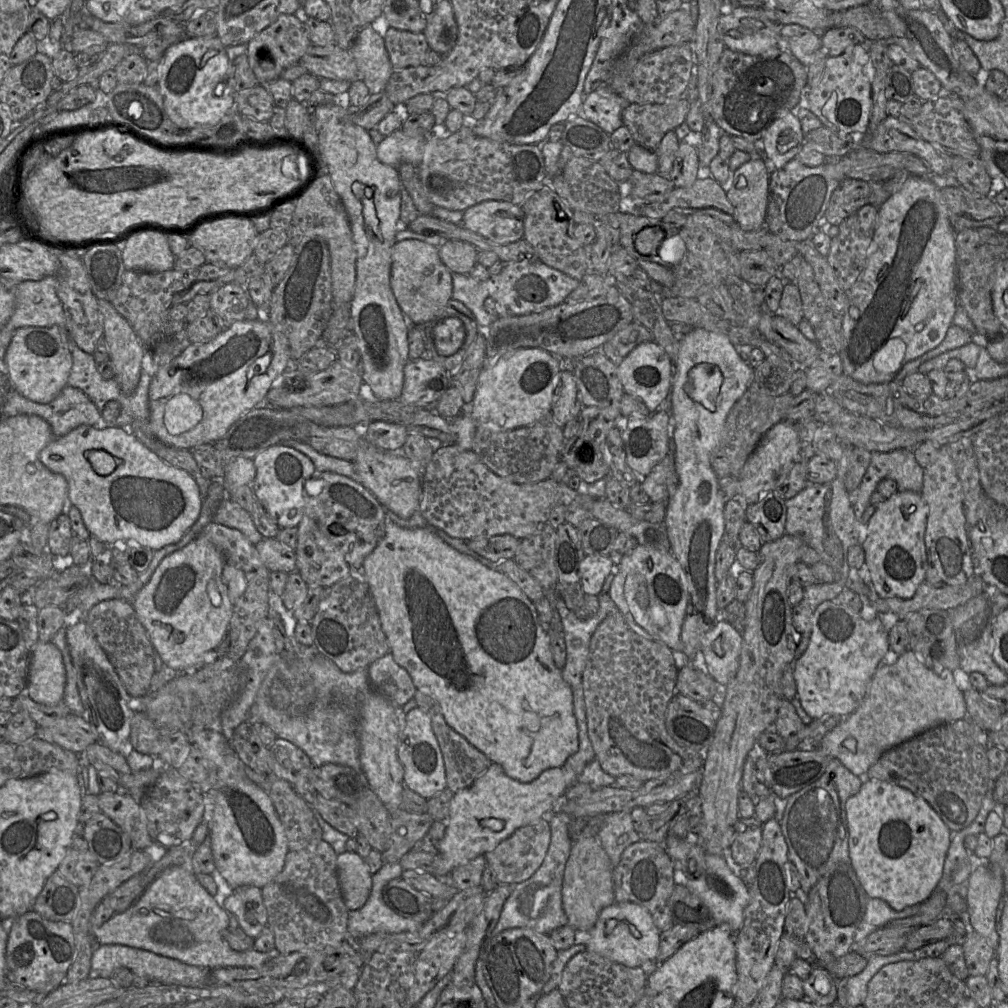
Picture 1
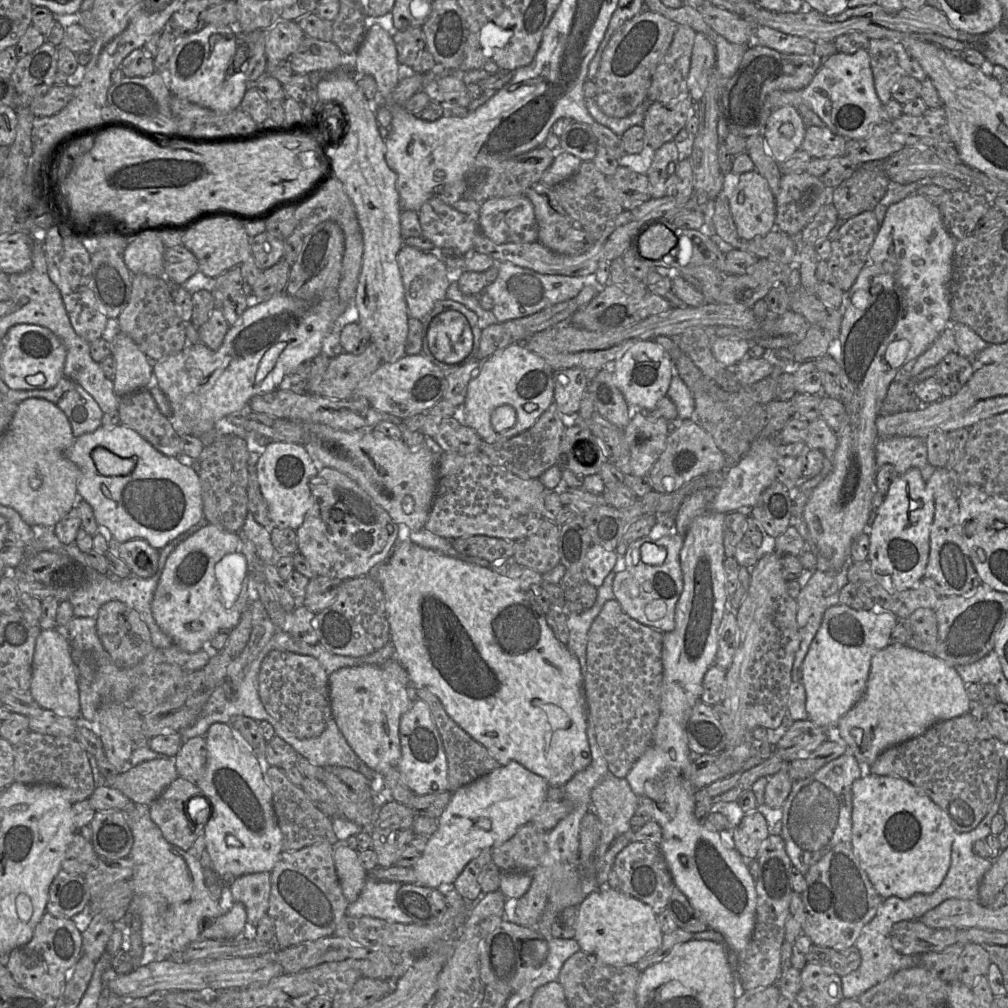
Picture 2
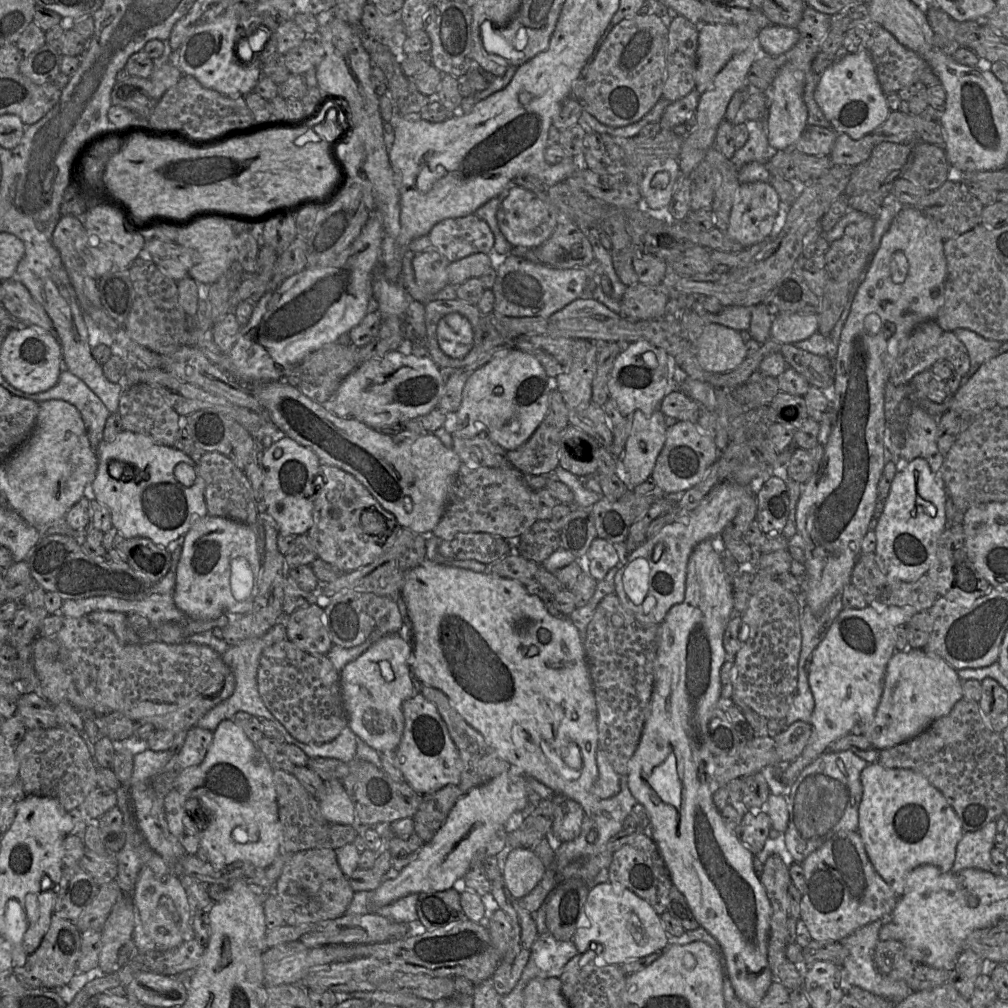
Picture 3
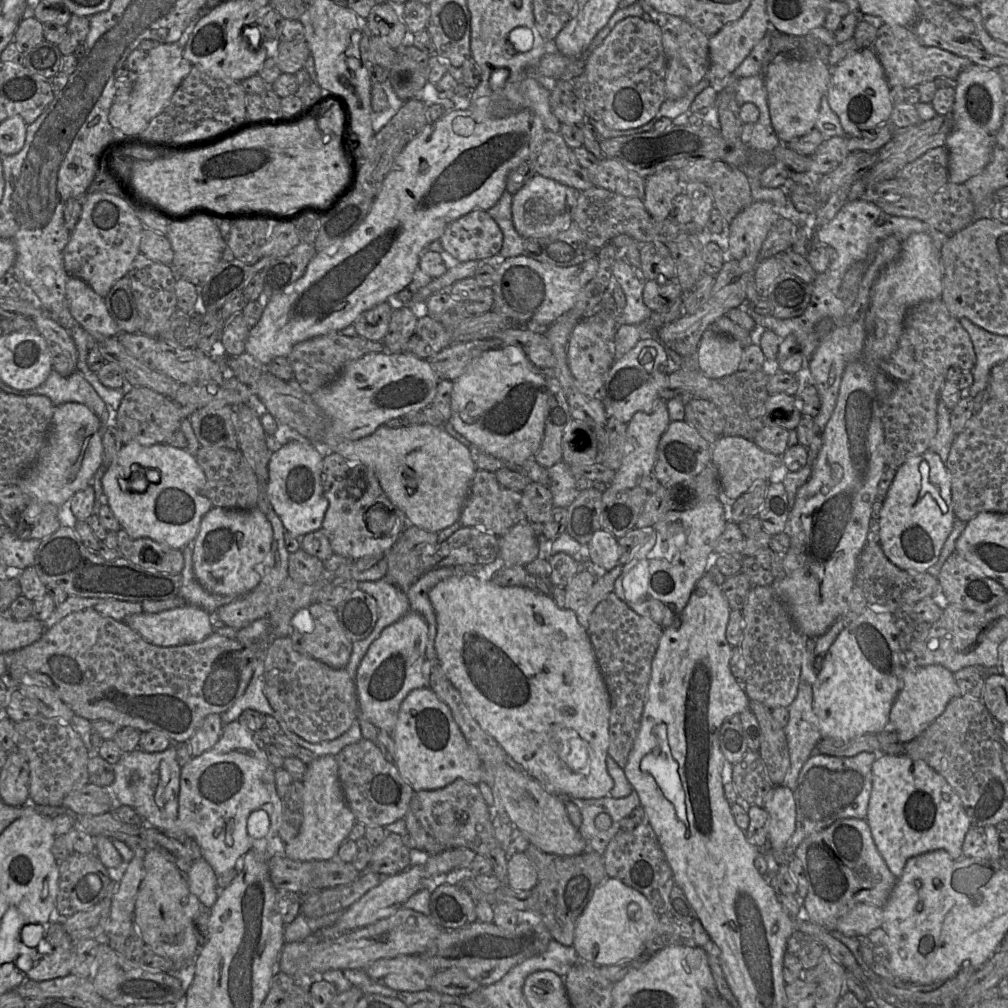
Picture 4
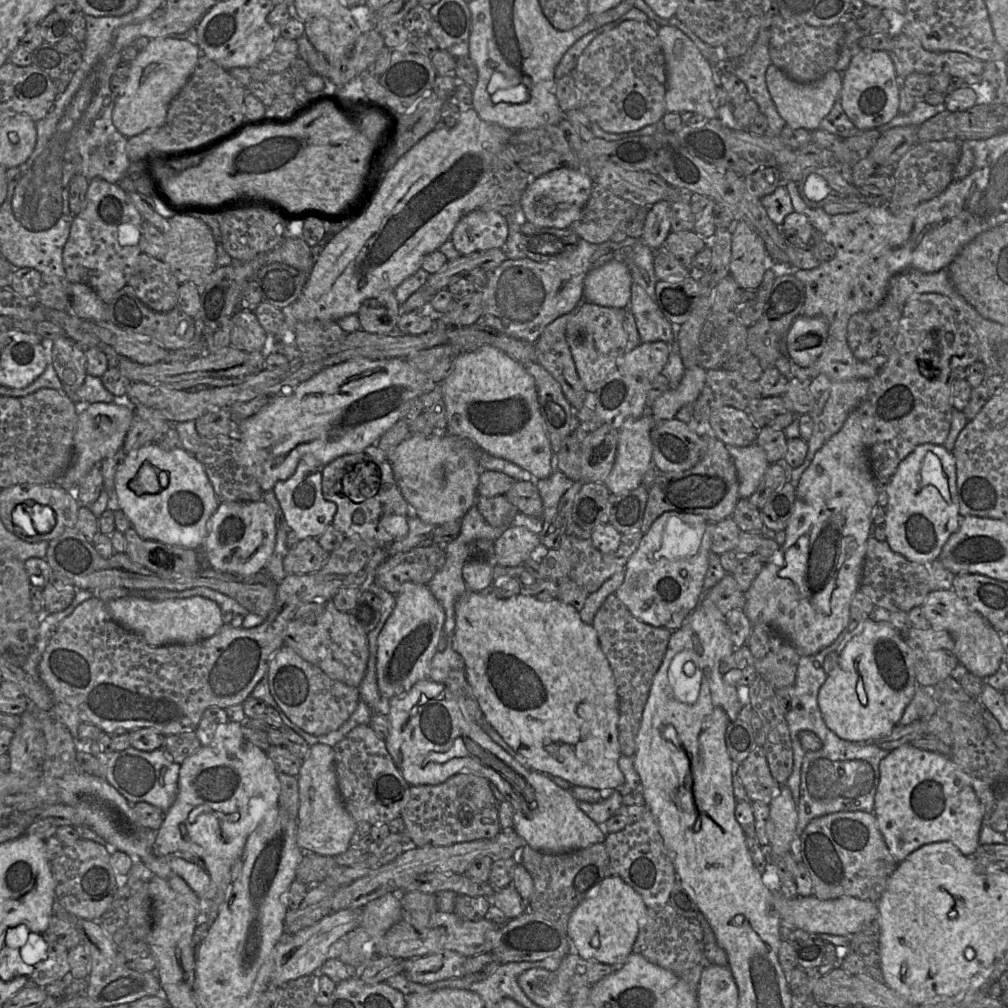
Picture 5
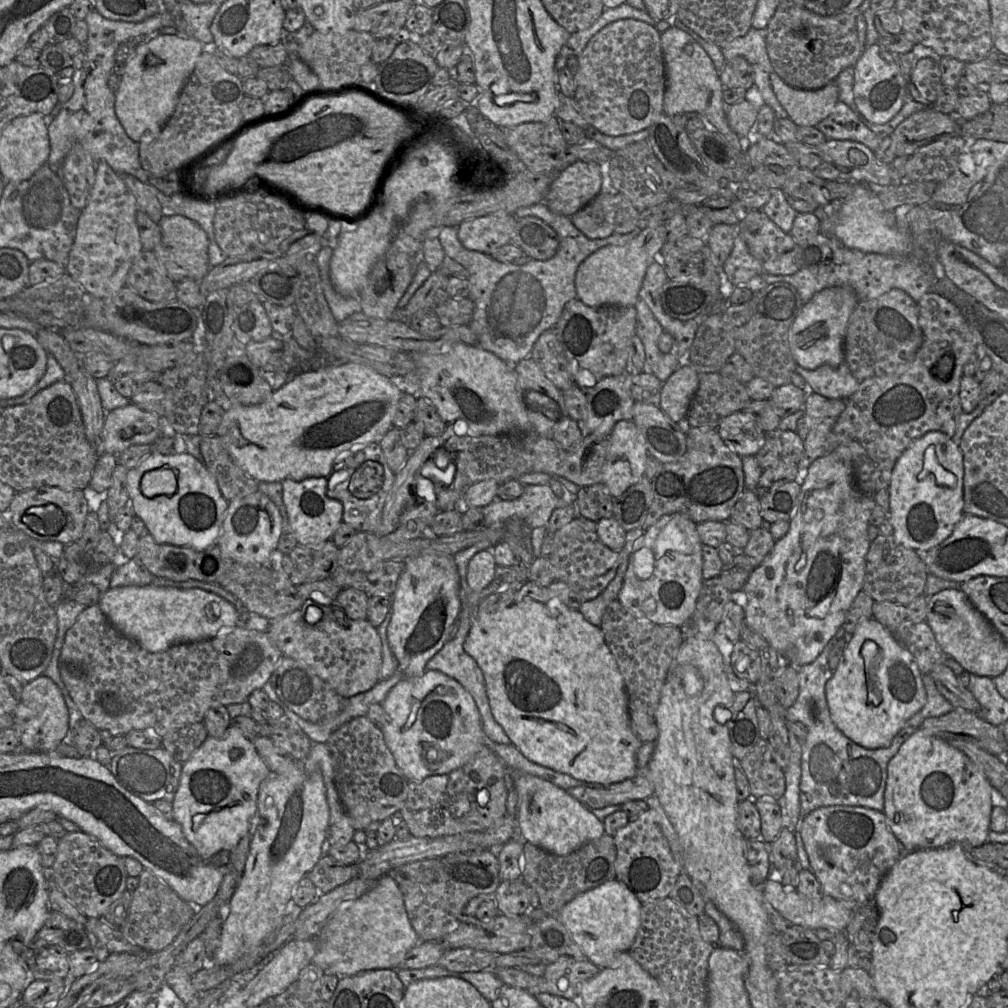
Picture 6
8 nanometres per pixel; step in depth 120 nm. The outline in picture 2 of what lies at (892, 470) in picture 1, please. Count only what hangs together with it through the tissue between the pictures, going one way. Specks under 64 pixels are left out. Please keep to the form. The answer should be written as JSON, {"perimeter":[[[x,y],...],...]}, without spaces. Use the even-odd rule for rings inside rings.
{"perimeter":[[[891,437],[877,441],[875,462],[878,468],[885,464],[895,467],[898,475],[905,474],[911,468],[917,468],[927,482],[936,467],[927,459],[927,446],[922,437]]]}

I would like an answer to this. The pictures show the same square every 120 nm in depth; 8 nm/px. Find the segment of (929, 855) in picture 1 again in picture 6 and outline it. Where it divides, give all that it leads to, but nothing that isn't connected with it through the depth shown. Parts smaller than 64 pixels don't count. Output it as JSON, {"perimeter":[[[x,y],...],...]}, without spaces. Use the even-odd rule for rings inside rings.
{"perimeter":[[[920,728],[899,748],[887,765],[883,813],[888,826],[905,852],[941,848],[952,843],[978,847],[988,839],[992,799],[997,793],[980,769],[960,750],[937,736],[927,736]]]}

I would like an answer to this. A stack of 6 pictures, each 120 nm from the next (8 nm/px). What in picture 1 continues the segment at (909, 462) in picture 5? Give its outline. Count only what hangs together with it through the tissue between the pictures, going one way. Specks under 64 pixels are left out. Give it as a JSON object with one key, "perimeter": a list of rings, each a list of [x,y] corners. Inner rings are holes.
{"perimeter":[[[897,491],[881,503],[863,534],[865,570],[872,586],[882,598],[911,598],[925,581],[927,557],[925,531],[928,506],[921,493]]]}

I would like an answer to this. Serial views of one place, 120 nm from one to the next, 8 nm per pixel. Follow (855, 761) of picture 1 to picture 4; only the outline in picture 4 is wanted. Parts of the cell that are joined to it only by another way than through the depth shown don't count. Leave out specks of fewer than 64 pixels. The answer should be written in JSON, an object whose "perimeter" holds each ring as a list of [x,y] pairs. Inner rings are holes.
{"perimeter":[[[941,665],[904,669],[902,687],[891,707],[889,725],[895,730],[898,739],[907,744],[929,727],[945,711],[951,700],[959,696],[960,689],[954,674]]]}

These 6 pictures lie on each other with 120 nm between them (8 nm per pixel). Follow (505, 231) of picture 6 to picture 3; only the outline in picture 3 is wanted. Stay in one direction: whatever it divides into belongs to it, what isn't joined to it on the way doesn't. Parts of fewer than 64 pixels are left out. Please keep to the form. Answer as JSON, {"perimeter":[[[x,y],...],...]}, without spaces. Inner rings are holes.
{"perimeter":[[[475,214],[438,222],[428,234],[432,247],[448,262],[476,253],[493,254],[495,236]]]}

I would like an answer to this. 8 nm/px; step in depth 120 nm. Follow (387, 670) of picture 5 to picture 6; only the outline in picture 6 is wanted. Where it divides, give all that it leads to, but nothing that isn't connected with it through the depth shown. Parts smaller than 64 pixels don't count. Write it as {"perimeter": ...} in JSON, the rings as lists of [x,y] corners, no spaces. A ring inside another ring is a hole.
{"perimeter":[[[430,552],[405,560],[405,569],[392,595],[392,617],[387,628],[387,638],[397,668],[405,678],[424,673],[428,661],[449,640],[451,627],[459,619],[462,609],[459,588],[453,555]]]}

